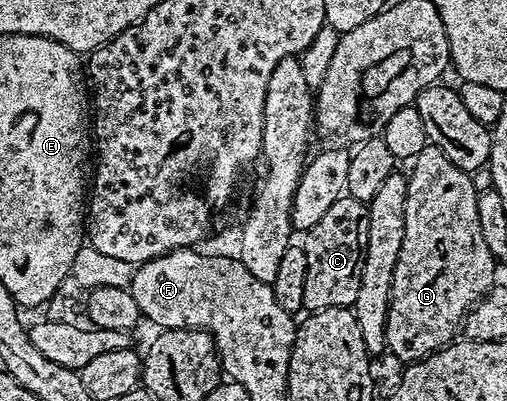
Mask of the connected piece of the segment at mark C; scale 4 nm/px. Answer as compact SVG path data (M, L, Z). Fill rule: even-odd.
M341 196L323 213L316 224L303 235L302 245L306 252L306 292L304 310L315 312L330 308L352 308L358 300L358 288L362 288L362 268L366 260L366 240L370 232L370 216L367 205L356 198Z

